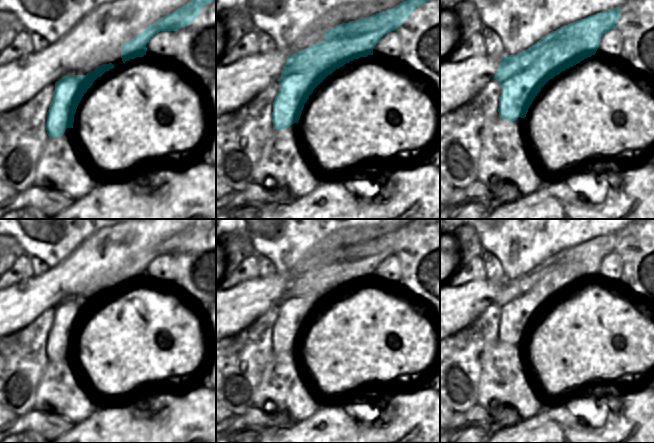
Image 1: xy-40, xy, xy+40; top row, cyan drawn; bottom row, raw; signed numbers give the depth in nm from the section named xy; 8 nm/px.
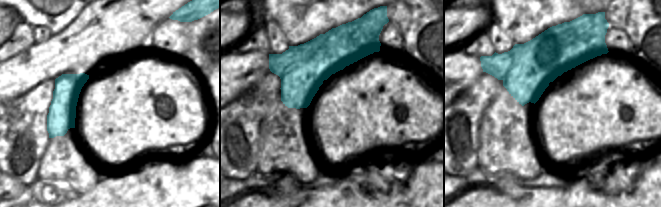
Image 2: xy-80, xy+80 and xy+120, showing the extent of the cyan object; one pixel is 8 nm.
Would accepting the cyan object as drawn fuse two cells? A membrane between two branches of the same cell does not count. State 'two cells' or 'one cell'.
two cells

